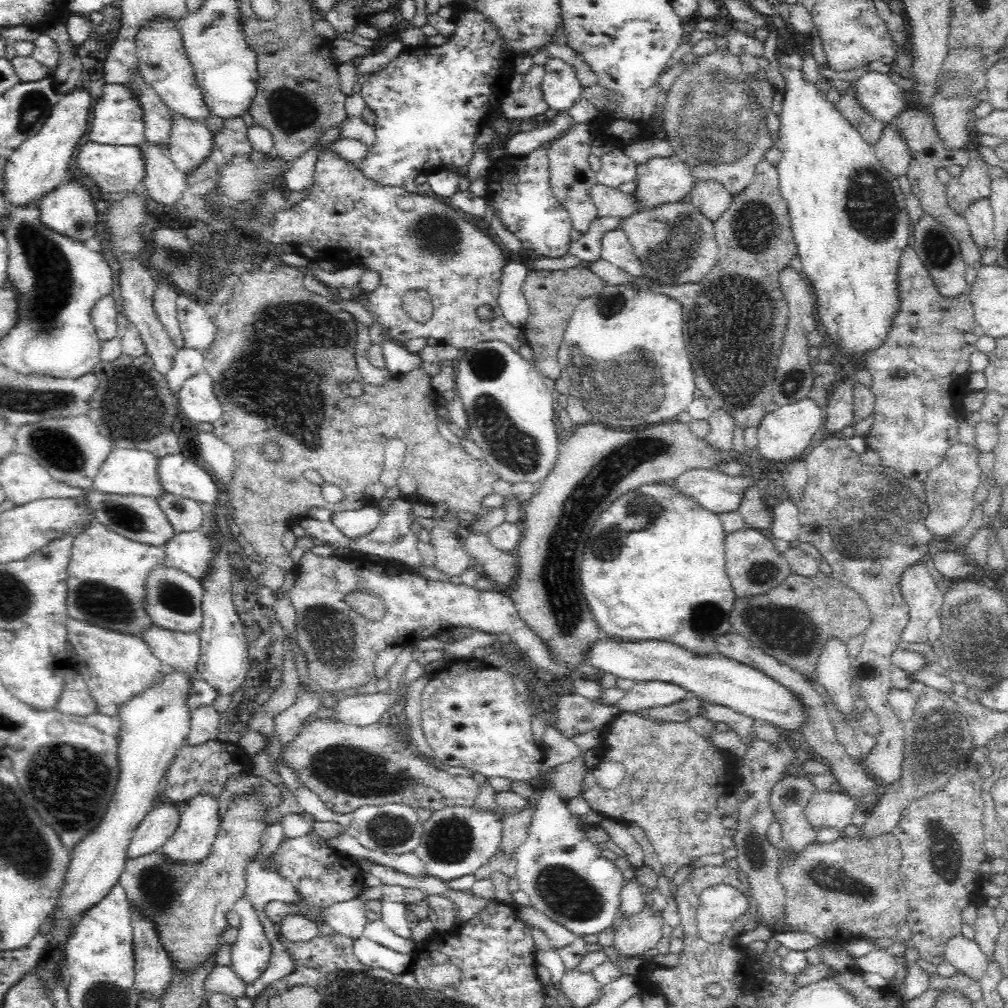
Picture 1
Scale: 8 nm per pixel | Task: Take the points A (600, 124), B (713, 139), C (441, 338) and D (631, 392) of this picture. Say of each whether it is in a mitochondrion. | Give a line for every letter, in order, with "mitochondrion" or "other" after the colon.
A: other
B: mitochondrion
C: other
D: mitochondrion

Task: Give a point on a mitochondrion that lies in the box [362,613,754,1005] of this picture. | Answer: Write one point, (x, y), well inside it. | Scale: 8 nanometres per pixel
(567, 895)

